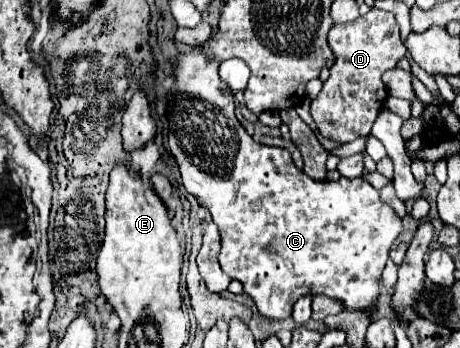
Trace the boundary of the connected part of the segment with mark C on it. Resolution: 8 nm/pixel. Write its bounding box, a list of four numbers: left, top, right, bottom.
[167,47,401,319]

